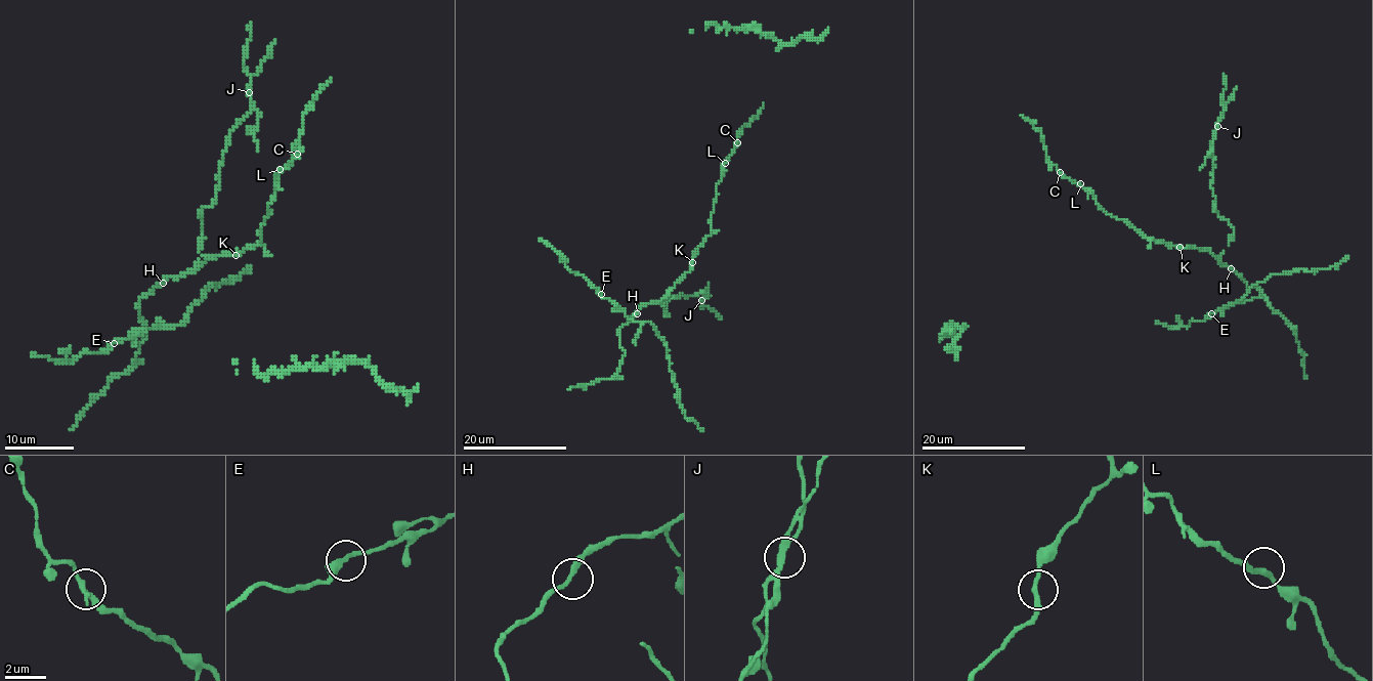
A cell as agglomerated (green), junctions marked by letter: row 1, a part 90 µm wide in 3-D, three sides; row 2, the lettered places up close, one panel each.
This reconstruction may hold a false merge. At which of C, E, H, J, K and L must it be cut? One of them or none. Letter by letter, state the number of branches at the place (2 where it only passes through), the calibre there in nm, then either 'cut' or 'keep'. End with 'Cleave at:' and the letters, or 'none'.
C: 2 branches meet; 240 nm thick; keep
E: 2 branches meet; 280 nm thick; keep
H: 2 branches meet; 240 nm thick; keep
J: 2 branches meet; 260 nm thick; cut
K: 2 branches meet; 240 nm thick; keep
L: 2 branches meet; 260 nm thick; keep
Cleave at: J

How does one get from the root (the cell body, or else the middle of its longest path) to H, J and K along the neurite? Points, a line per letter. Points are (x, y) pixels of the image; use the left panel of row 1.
H: (260, 228), (260, 244), (234, 255), (210, 256), (195, 270), (178, 278), (168, 278), (163, 283)
J: (260, 228), (260, 244), (210, 256), (196, 266), (201, 211), (215, 199), (228, 133), (252, 111), (248, 93)
K: (260, 228), (260, 244), (236, 255)

